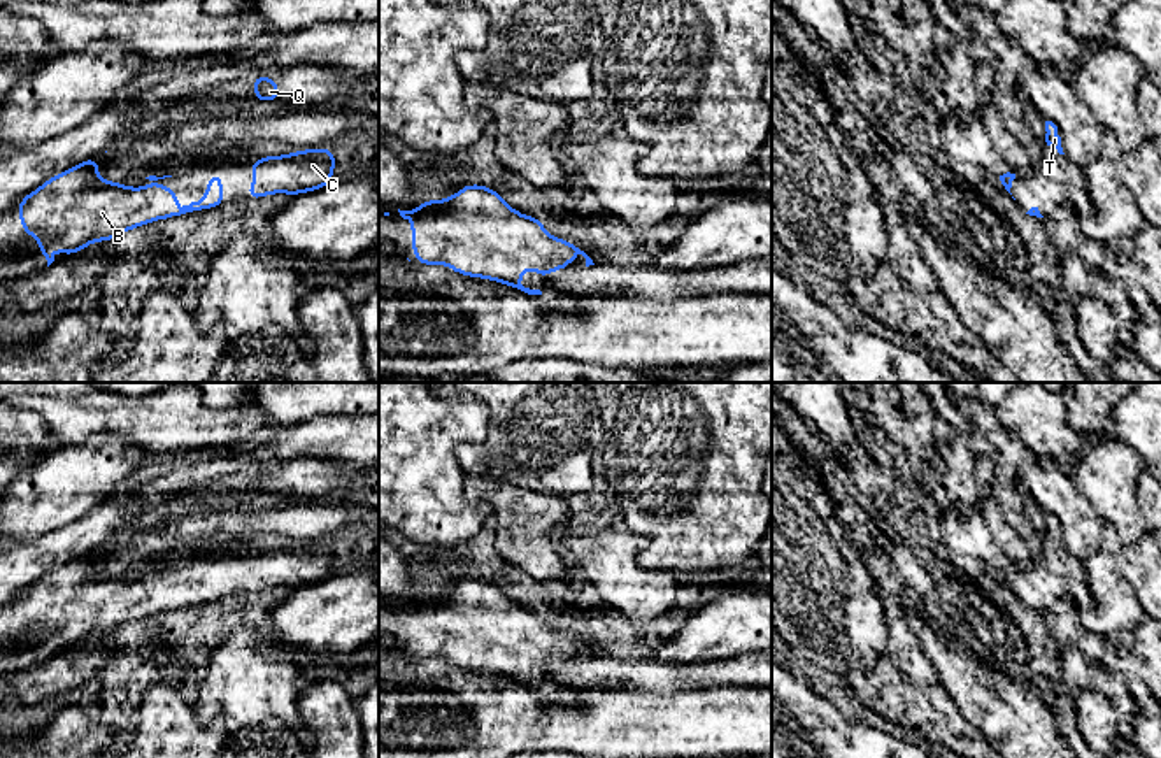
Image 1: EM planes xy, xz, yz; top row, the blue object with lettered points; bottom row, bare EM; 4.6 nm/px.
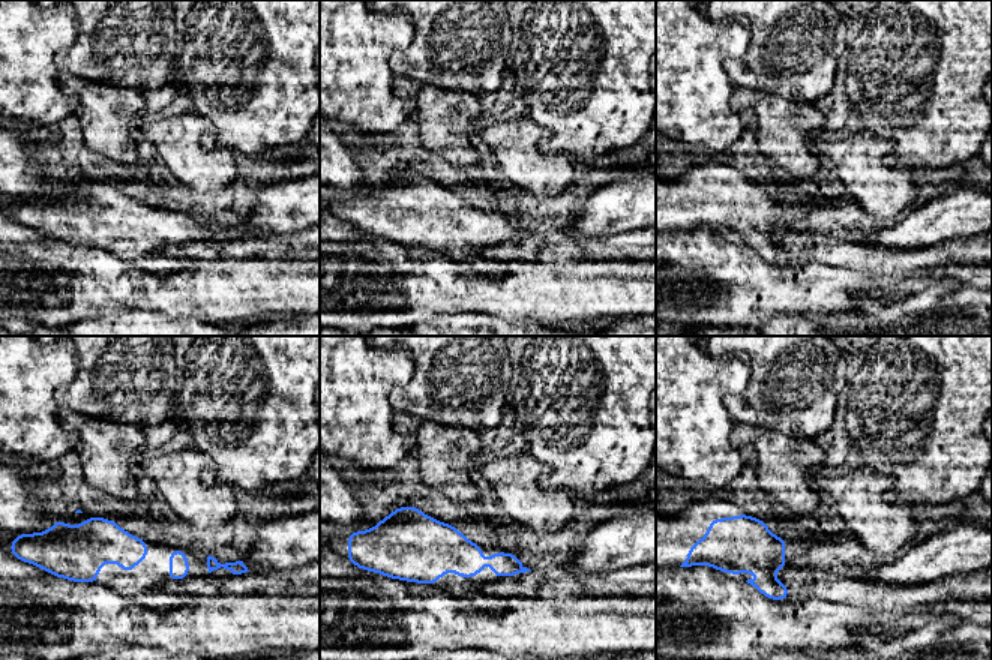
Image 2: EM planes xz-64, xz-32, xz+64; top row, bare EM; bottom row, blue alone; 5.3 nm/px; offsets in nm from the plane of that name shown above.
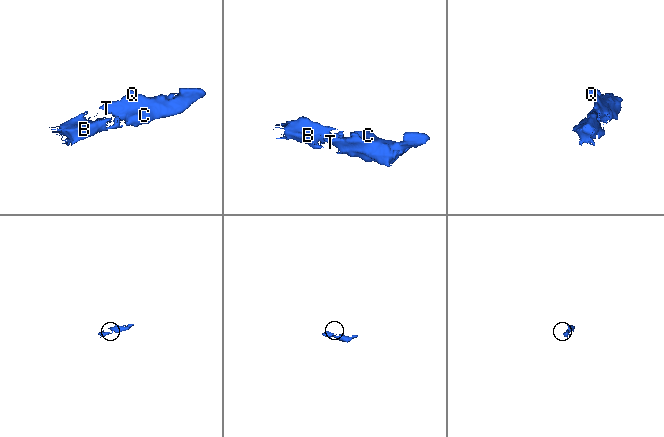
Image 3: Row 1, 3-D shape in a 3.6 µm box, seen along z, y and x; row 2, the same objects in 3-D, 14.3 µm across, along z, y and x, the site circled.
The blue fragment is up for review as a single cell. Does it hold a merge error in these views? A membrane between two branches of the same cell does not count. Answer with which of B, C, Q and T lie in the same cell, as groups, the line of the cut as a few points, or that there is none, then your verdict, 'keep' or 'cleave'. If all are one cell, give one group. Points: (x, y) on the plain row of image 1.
B C Q T; no cut; keep

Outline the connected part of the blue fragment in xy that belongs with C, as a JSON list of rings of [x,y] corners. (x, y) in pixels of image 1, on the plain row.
[[[307,542],[251,554],[254,576],[247,581],[247,593],[324,581],[333,572],[335,547],[333,542]]]

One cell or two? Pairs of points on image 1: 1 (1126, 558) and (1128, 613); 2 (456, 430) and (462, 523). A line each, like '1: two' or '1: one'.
1: two
2: one

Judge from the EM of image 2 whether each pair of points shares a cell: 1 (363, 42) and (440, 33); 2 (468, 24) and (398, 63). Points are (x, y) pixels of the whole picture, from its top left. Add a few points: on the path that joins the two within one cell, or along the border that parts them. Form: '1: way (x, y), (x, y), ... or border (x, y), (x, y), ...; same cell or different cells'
1: border (411, 15), (413, 41), (395, 51), (389, 62); different cells
2: way (450, 42), (437, 56), (416, 62); same cell

